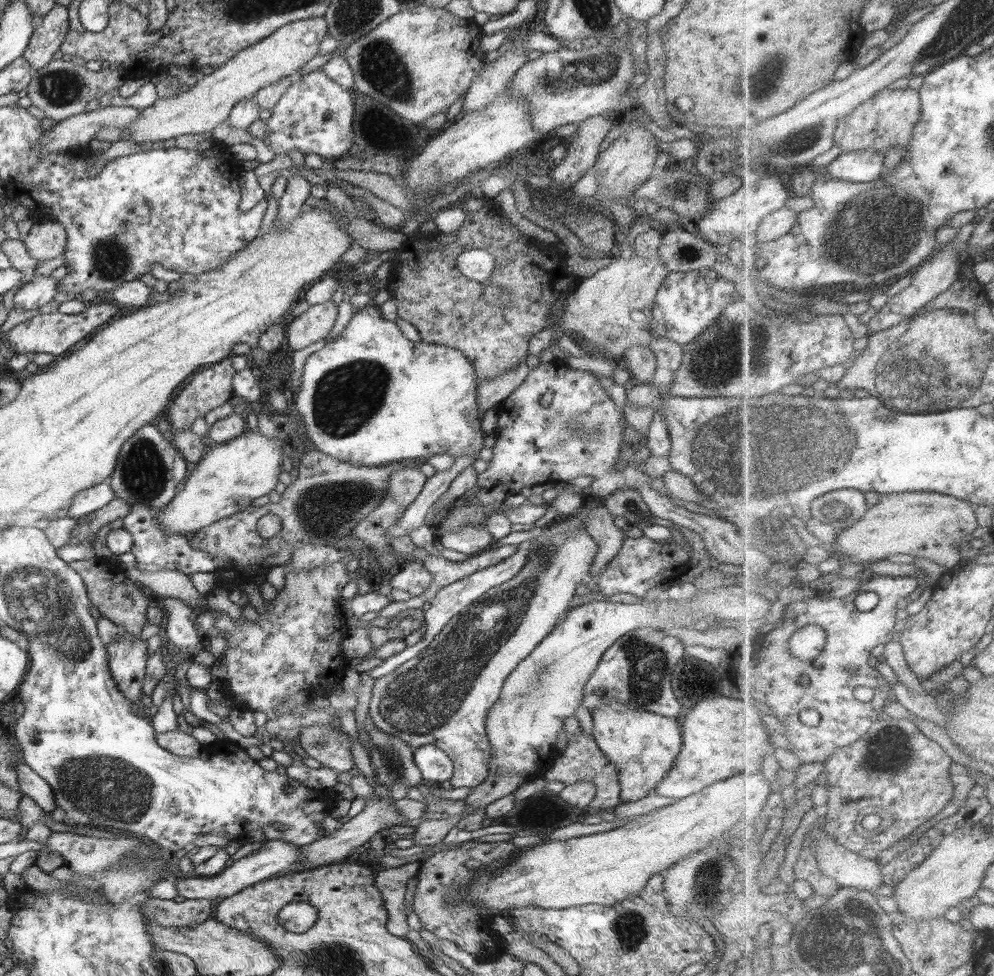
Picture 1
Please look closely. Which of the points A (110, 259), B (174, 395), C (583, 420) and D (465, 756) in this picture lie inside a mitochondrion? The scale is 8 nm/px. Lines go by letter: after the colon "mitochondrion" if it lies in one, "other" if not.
A: mitochondrion
B: other
C: mitochondrion
D: other

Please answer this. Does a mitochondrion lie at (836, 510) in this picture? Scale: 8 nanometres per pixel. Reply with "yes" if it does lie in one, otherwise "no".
yes

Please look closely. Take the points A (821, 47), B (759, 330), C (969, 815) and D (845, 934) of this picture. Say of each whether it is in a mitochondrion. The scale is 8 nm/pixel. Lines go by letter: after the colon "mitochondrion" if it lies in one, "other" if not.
A: other
B: mitochondrion
C: other
D: mitochondrion

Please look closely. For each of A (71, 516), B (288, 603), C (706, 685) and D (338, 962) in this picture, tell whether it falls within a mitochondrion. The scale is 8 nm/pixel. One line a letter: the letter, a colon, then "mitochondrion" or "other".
A: other
B: mitochondrion
C: other
D: mitochondrion

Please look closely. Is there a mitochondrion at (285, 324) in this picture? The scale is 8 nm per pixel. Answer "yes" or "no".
no

